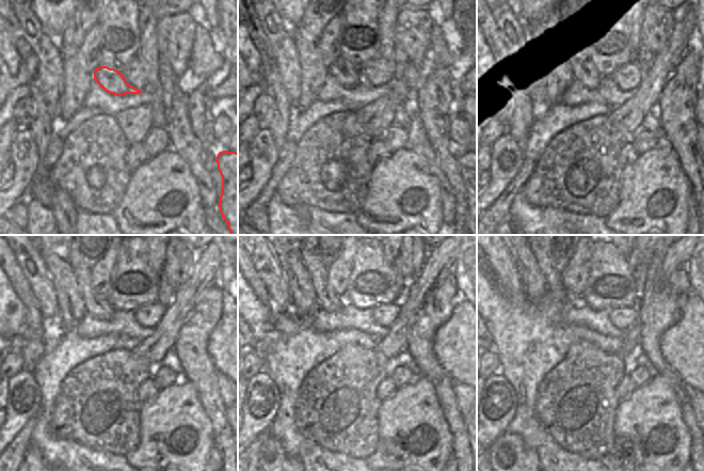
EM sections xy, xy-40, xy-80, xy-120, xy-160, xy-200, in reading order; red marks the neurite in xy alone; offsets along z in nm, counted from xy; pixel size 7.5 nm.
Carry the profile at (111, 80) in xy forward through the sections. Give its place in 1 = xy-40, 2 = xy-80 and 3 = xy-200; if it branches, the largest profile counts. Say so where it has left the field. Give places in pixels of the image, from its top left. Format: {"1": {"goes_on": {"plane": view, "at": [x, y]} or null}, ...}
{"1": {"goes_on": {"plane": "xy-40", "at": [341, 69]}}, "2": {"goes_on": {"plane": "xy-80", "at": [577, 68]}}, "3": {"goes_on": {"plane": "xy-200", "at": [545, 261]}}}

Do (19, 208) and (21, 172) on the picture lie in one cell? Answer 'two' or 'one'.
two

